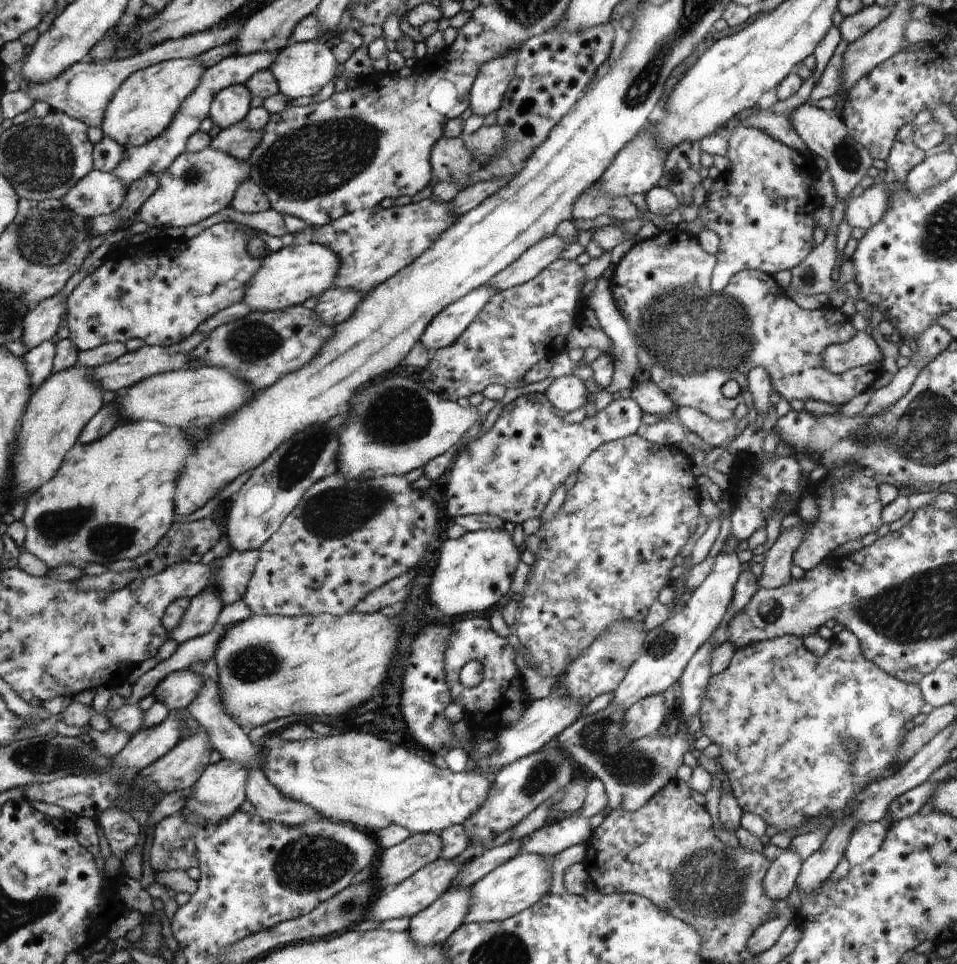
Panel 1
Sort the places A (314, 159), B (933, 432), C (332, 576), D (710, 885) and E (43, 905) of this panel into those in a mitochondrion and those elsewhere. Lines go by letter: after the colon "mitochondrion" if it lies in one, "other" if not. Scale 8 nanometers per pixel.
A: mitochondrion
B: mitochondrion
C: other
D: mitochondrion
E: mitochondrion

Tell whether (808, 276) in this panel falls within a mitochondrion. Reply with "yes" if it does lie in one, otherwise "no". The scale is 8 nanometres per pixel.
yes

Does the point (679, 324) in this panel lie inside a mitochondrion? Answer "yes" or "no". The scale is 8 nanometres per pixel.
yes

